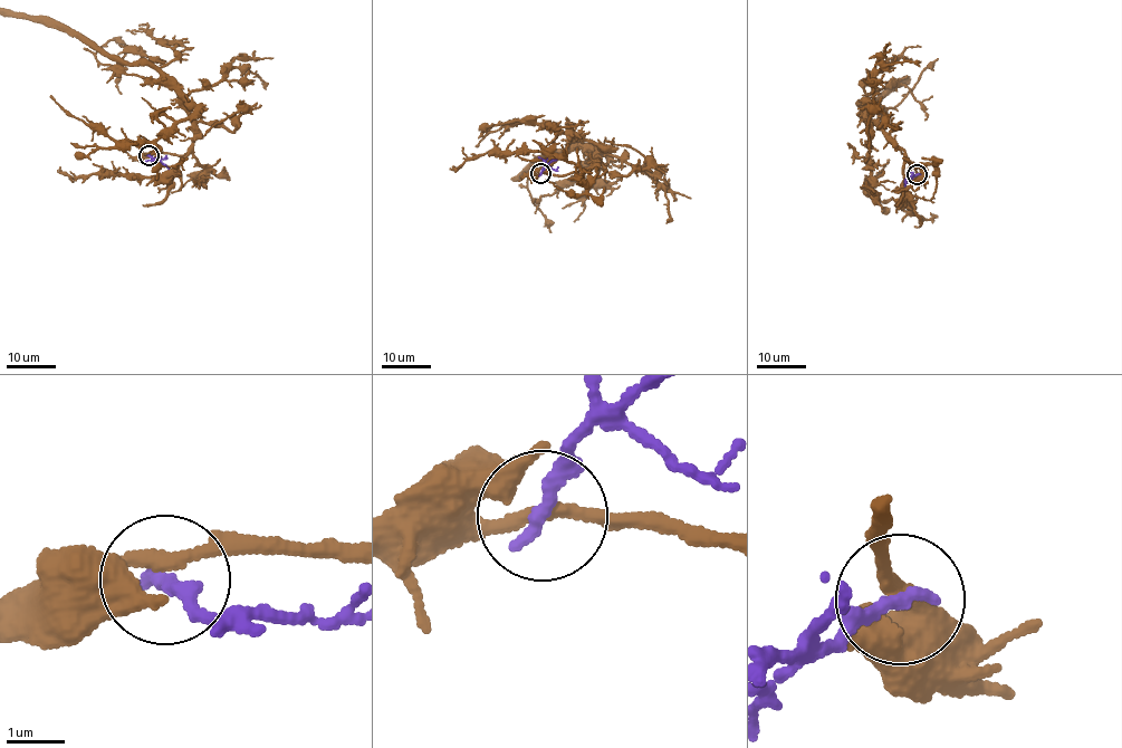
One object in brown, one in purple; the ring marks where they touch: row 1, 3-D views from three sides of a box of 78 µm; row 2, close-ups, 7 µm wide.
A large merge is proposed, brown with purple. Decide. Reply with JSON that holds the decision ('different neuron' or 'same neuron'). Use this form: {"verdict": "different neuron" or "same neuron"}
{"verdict": "different neuron"}

